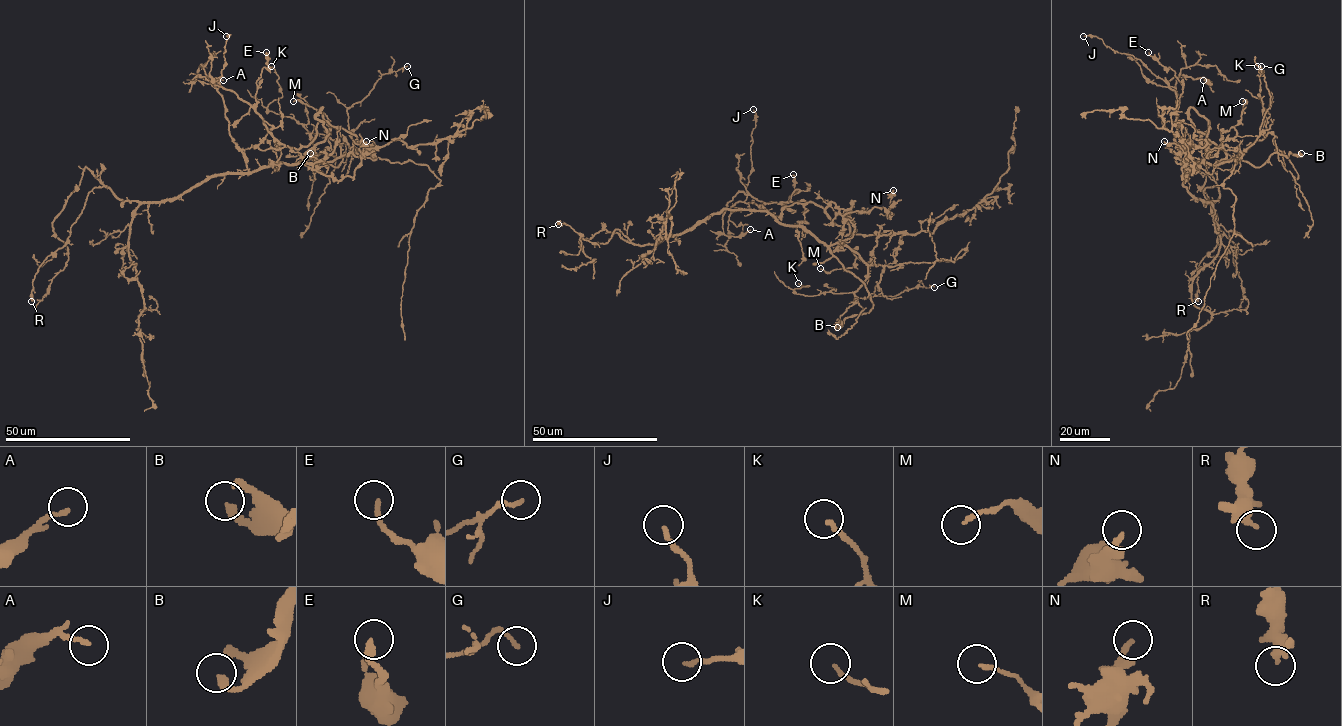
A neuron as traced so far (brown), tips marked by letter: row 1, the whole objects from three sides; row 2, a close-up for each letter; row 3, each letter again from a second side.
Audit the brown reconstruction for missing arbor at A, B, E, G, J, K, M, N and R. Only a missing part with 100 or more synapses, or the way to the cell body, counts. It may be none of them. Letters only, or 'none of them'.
B

